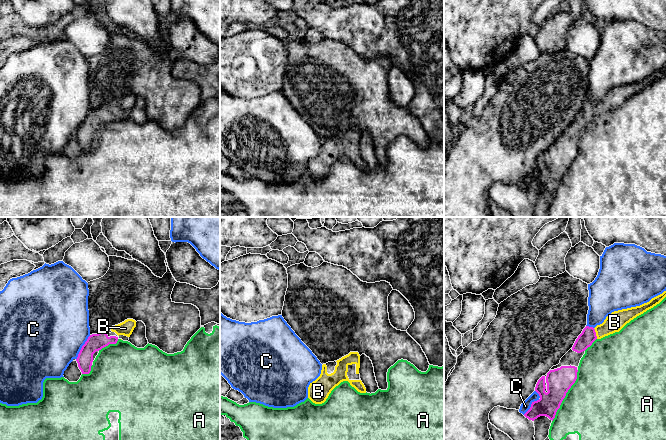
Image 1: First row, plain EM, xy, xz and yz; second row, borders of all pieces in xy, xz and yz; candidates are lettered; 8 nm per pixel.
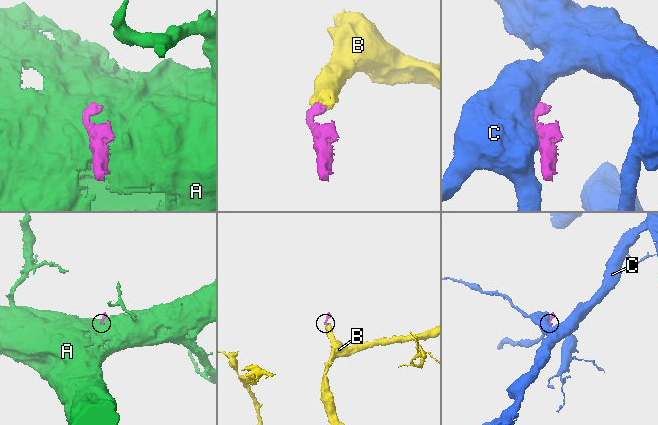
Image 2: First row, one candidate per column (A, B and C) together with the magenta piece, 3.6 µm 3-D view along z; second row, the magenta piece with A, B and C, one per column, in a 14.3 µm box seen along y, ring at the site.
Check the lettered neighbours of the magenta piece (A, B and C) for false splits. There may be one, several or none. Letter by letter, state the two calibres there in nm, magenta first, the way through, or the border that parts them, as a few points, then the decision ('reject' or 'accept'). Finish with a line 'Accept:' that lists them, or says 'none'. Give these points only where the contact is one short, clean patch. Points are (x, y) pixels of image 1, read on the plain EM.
A: 200 nm thick on the magenta side, 480 nm on the other; reject
B: 120 nm thick on the magenta side, 150 nm on the other; runs through yz (588, 112), (595, 109), (605, 105), (614, 98); accept
C: 140 nm thick on the magenta side, 480 nm on the other; reject
Accept: B

